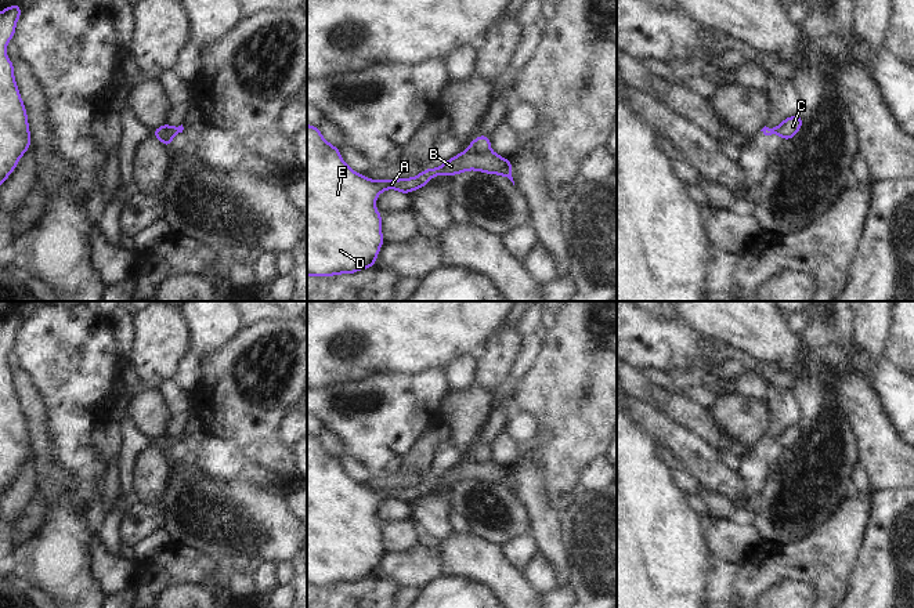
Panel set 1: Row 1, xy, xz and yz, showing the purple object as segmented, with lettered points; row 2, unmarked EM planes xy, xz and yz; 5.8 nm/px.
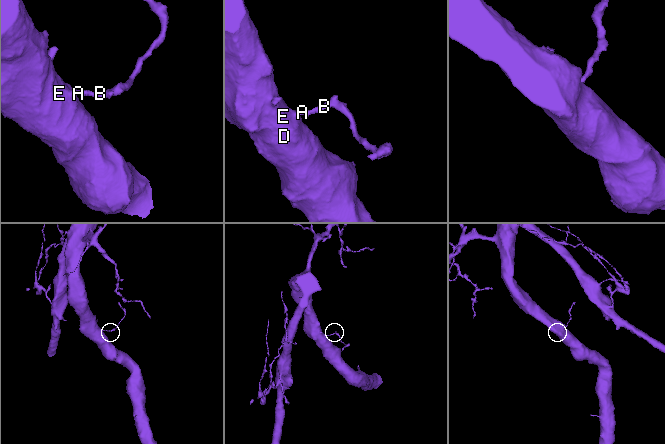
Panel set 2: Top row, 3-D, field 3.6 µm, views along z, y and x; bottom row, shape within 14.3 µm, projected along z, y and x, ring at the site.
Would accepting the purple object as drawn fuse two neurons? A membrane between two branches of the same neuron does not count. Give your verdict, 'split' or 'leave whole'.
leave whole

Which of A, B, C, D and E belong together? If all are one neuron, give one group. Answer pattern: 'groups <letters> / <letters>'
groups A B C D E

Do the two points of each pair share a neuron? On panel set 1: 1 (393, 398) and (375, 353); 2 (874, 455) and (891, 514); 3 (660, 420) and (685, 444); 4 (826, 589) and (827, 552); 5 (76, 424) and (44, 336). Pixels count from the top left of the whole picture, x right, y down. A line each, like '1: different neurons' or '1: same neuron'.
1: different neurons
2: different neurons
3: same neuron
4: same neuron
5: same neuron

